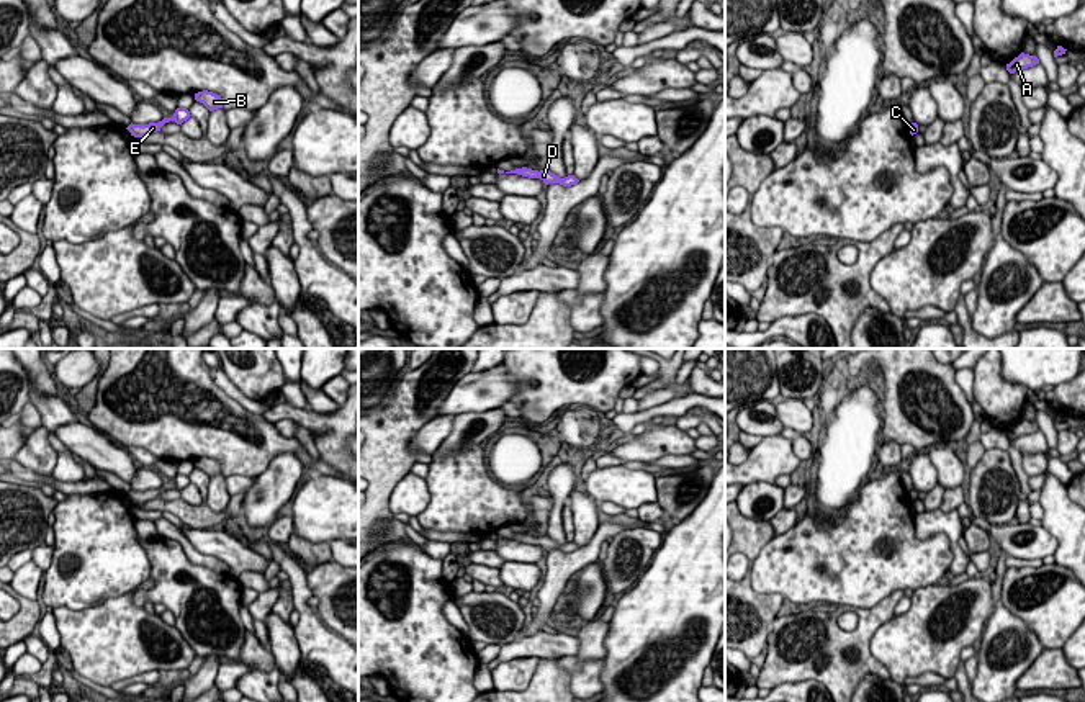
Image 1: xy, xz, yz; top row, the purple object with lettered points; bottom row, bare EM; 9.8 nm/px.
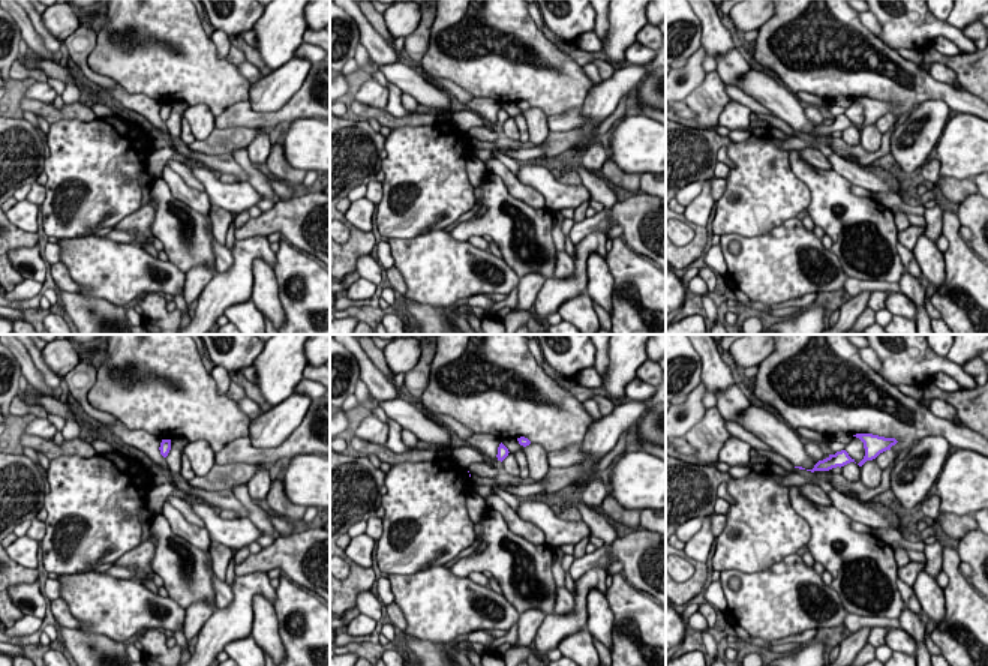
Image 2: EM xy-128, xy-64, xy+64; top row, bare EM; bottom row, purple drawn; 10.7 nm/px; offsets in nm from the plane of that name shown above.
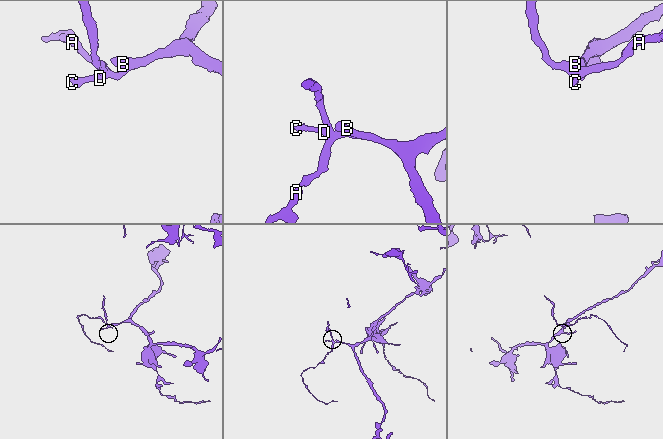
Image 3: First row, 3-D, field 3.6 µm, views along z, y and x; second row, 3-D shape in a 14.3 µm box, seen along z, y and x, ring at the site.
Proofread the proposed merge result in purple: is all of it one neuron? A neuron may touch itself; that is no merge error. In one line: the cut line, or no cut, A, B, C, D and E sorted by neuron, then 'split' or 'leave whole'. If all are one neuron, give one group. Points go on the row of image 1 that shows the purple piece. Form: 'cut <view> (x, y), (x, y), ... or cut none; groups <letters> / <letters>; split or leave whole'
cut none; groups A B C D E; leave whole

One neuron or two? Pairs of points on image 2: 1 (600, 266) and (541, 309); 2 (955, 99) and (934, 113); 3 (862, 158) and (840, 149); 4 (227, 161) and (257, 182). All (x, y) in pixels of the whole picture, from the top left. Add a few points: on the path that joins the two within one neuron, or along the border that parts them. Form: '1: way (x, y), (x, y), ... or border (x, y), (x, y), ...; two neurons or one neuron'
1: border (597, 252), (592, 252), (586, 261), (585, 291); two neurons
2: border (921, 102), (942, 99), (951, 110); two neurons
3: way (856, 153), (846, 150); one neuron
4: border (230, 153), (245, 171), (248, 180); two neurons

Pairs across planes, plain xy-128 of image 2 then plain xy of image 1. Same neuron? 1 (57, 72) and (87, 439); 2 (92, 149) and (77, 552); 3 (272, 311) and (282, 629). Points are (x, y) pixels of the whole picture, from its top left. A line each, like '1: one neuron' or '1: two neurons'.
1: one neuron
2: one neuron
3: one neuron

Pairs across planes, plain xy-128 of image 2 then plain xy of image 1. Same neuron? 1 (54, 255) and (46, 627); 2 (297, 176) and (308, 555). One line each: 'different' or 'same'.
1: same
2: same

